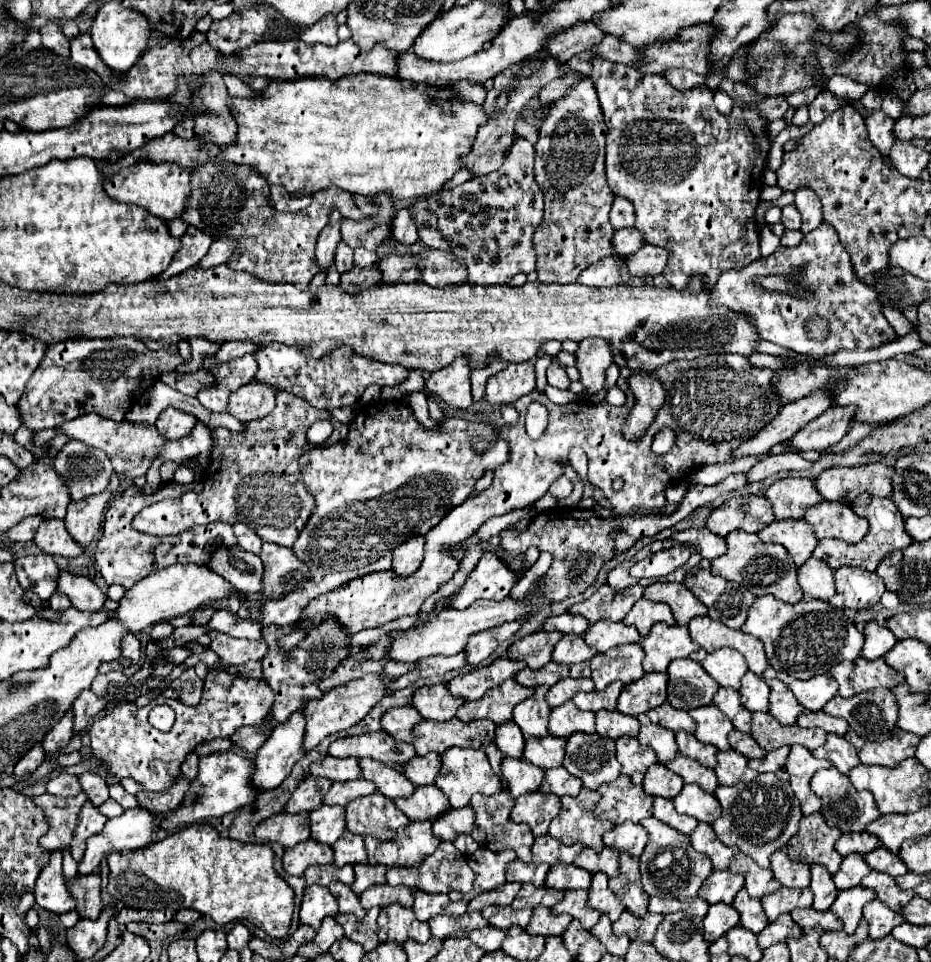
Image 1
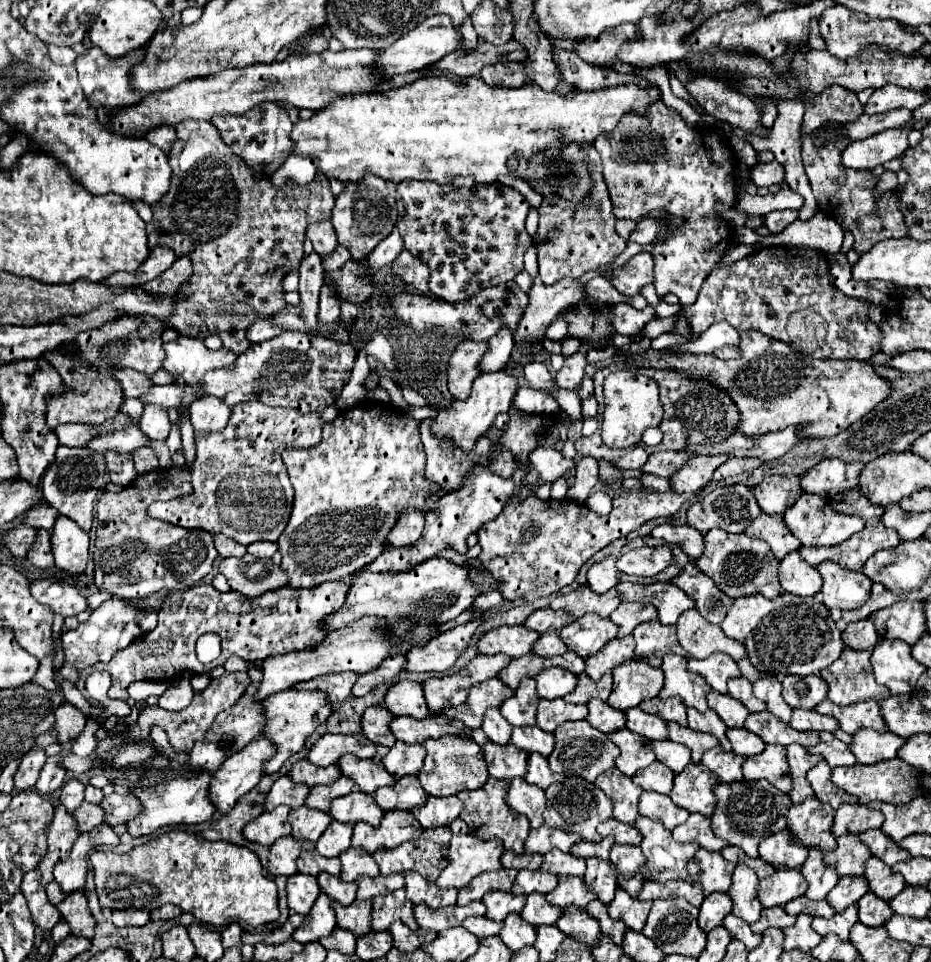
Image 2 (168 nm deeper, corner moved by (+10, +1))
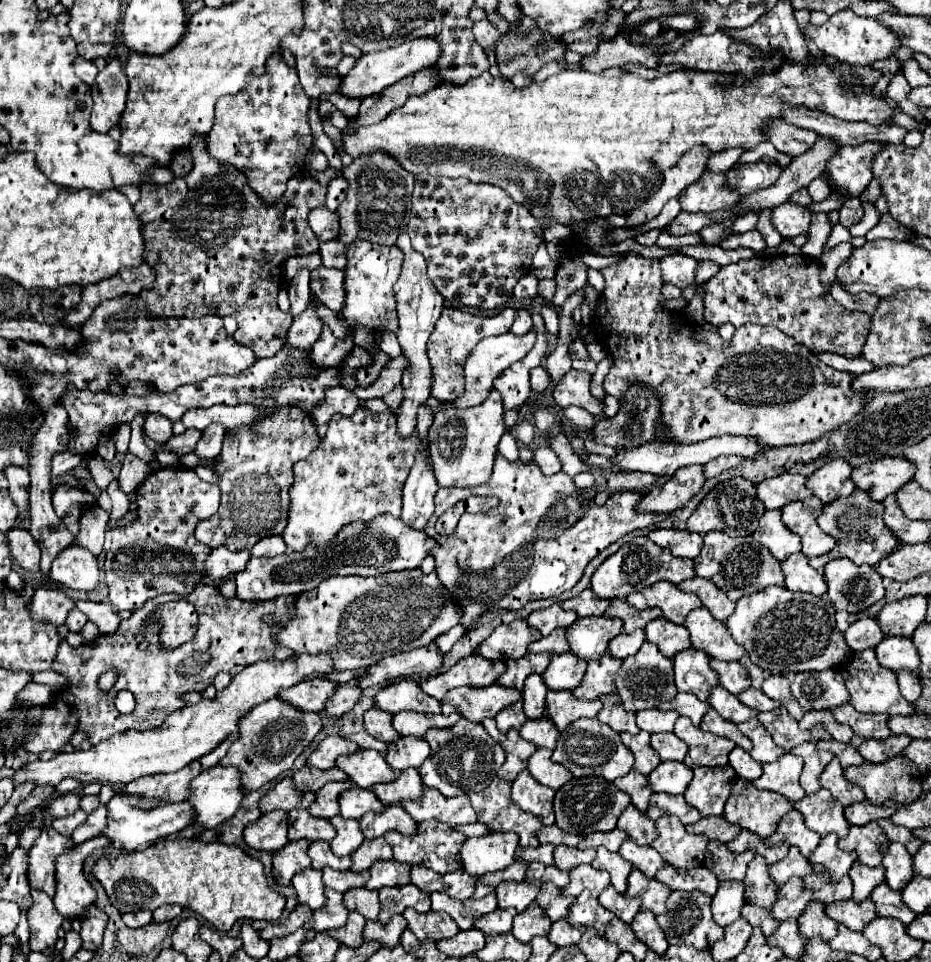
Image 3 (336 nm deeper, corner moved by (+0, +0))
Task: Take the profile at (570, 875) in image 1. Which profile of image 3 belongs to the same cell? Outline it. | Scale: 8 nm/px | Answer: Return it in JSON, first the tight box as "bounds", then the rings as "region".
{"bounds":[554,845,596,871],"region":[[[558,845],[554,849],[554,867],[560,871],[572,871],[580,865],[590,865],[596,857],[596,851],[580,851],[580,849],[568,849],[564,845]]]}

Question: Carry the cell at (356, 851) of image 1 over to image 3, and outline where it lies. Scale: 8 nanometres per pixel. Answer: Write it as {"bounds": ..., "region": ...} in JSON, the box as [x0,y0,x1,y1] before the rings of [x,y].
{"bounds":[330,815,364,857],"region":[[[336,815],[330,819],[330,823],[336,827],[336,837],[330,841],[334,855],[338,855],[338,857],[352,855],[364,841],[364,835],[360,831],[358,821],[356,819],[344,819],[342,815]]]}

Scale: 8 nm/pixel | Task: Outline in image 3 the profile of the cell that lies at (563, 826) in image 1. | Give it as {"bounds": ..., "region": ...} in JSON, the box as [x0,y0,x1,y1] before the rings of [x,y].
{"bounds":[554,775,630,837],"region":[[[592,775],[592,777],[572,779],[556,791],[556,797],[554,797],[556,825],[560,829],[564,829],[566,833],[574,833],[574,835],[582,835],[582,837],[590,835],[590,833],[598,833],[598,831],[608,833],[608,831],[616,829],[616,821],[628,805],[630,805],[628,795],[624,791],[618,791],[618,787],[614,787],[614,783],[610,783],[602,777]]]}

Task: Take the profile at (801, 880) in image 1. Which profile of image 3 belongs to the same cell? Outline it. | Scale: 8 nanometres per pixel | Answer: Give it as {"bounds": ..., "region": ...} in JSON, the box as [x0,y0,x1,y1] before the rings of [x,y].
{"bounds":[770,809,820,857],"region":[[[792,809],[788,815],[784,815],[784,819],[780,819],[780,827],[772,835],[770,843],[772,845],[788,843],[790,847],[798,847],[804,857],[810,857],[814,853],[814,849],[818,847],[820,837],[814,831],[810,831],[804,825],[802,815],[796,809]]]}

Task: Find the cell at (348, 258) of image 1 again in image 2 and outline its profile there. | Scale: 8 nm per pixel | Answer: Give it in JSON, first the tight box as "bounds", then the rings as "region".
{"bounds":[306,222,338,256],"region":[[[332,222],[312,224],[310,228],[306,228],[306,238],[312,242],[314,252],[318,252],[320,256],[322,256],[322,254],[328,256],[328,254],[334,252],[334,248],[338,246],[334,228],[332,228]]]}

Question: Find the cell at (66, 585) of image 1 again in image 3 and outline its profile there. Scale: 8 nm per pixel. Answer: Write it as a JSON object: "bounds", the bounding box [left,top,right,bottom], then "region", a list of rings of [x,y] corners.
{"bounds":[32,587,76,625],"region":[[[40,587],[36,589],[32,597],[32,611],[36,611],[36,619],[52,619],[52,623],[62,625],[70,613],[70,609],[76,607],[76,601],[70,599],[62,589],[58,587]]]}

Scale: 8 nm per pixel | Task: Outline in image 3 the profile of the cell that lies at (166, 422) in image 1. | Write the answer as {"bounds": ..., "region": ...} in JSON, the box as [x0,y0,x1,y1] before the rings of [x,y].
{"bounds":[144,413,172,443],"region":[[[150,413],[146,415],[146,421],[144,421],[144,429],[146,429],[146,435],[156,441],[156,443],[162,443],[162,441],[168,441],[172,437],[172,421],[160,413]]]}

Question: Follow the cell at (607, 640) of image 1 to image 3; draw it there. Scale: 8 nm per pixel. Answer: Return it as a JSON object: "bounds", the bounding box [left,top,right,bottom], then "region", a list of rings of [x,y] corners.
{"bounds":[566,617,622,661],"region":[[[582,617],[566,629],[566,639],[574,655],[584,661],[600,659],[612,637],[622,633],[620,619],[612,617]]]}

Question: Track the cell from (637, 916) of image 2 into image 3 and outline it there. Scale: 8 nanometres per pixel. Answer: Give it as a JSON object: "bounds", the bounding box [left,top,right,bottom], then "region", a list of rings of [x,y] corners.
{"bounds":[626,871,670,915],"region":[[[632,871],[628,877],[628,891],[626,897],[634,899],[638,897],[642,901],[640,911],[652,911],[654,915],[660,915],[664,911],[664,903],[668,899],[670,891],[668,887],[664,889],[662,883],[656,883],[654,879],[644,879],[640,871]]]}

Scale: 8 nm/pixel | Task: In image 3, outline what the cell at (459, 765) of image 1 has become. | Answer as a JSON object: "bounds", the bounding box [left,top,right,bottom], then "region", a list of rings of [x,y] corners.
{"bounds":[418,719,504,797],"region":[[[460,719],[450,729],[430,729],[424,737],[430,743],[430,757],[418,769],[426,787],[440,791],[446,797],[468,795],[472,791],[482,791],[496,777],[496,771],[504,763],[504,749],[490,739],[482,725],[468,719]]]}

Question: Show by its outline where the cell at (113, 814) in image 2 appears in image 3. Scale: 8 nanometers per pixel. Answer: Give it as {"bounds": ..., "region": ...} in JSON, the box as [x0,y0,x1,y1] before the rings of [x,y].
{"bounds":[72,805,108,845],"region":[[[100,805],[94,813],[88,815],[88,821],[84,825],[80,825],[74,833],[72,833],[72,839],[76,845],[84,843],[86,839],[92,839],[96,835],[102,833],[102,829],[106,827],[106,821],[108,821],[108,807],[106,805]]]}

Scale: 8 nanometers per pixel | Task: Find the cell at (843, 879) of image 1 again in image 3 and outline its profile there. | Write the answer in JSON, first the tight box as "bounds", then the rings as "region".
{"bounds":[838,823,890,867],"region":[[[866,823],[864,827],[852,827],[848,837],[838,841],[838,847],[844,851],[854,851],[862,865],[878,867],[890,847],[890,841],[880,831],[878,823]]]}

